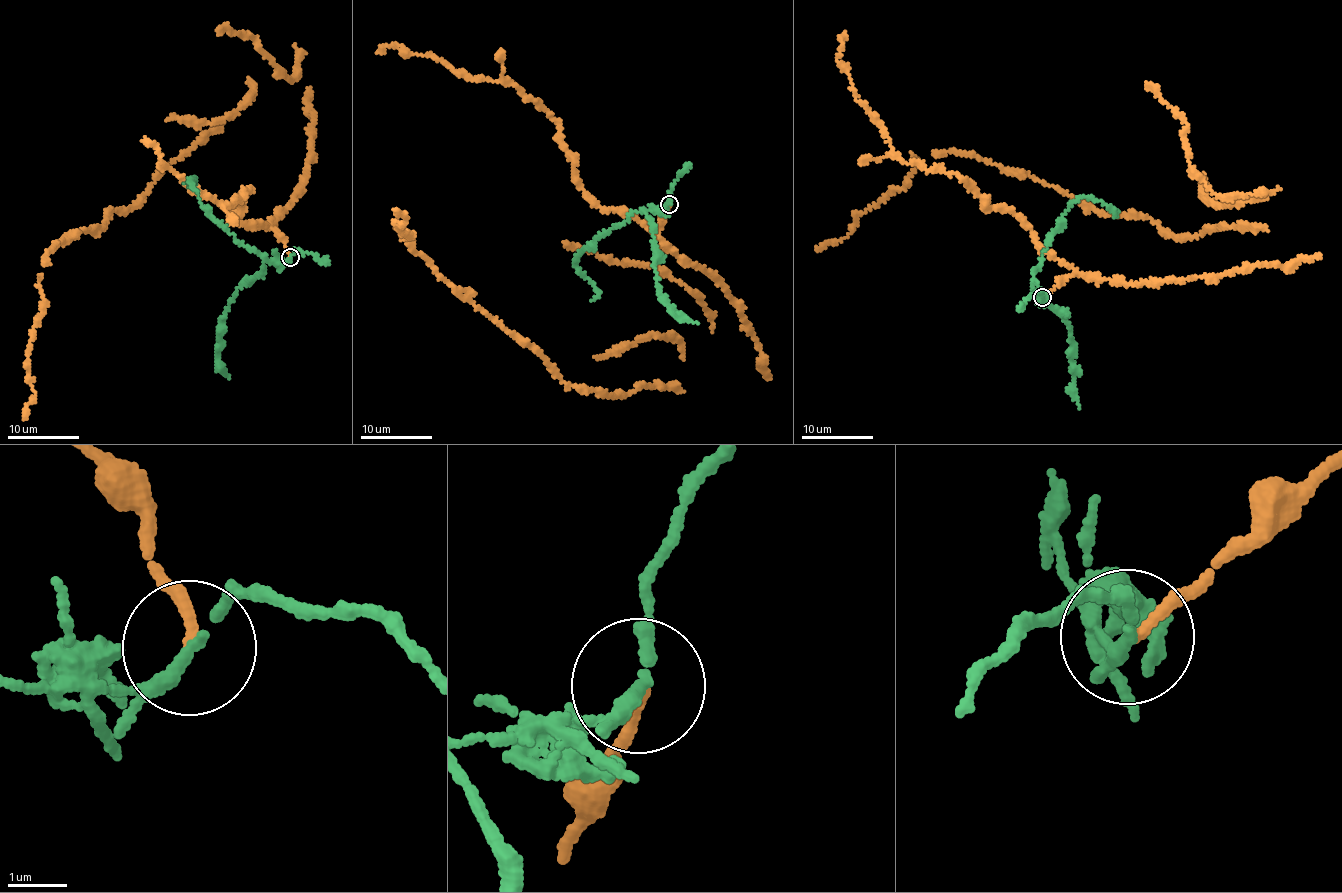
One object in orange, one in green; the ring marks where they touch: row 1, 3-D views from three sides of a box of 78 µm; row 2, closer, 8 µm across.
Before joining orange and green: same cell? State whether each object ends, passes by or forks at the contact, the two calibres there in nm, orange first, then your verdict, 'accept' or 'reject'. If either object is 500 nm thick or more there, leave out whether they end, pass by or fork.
orange ends there; green passes by; 190 nm thick on the orange side, 190 nm on the other; reject

